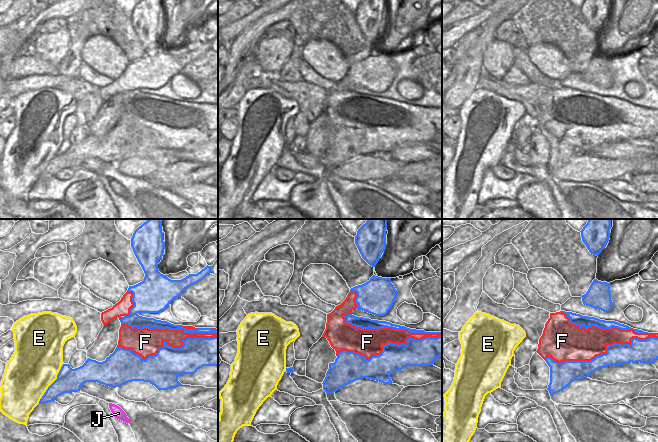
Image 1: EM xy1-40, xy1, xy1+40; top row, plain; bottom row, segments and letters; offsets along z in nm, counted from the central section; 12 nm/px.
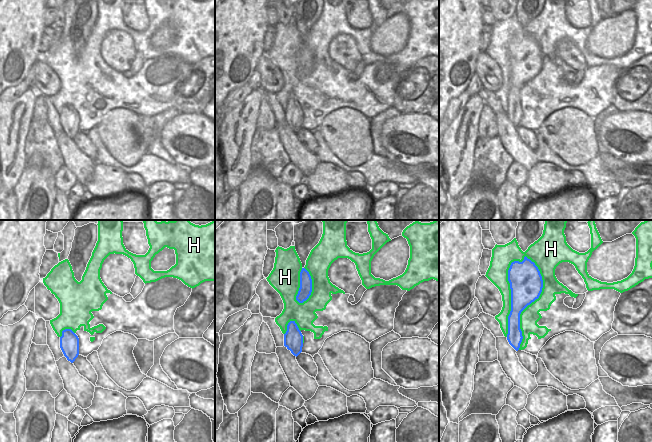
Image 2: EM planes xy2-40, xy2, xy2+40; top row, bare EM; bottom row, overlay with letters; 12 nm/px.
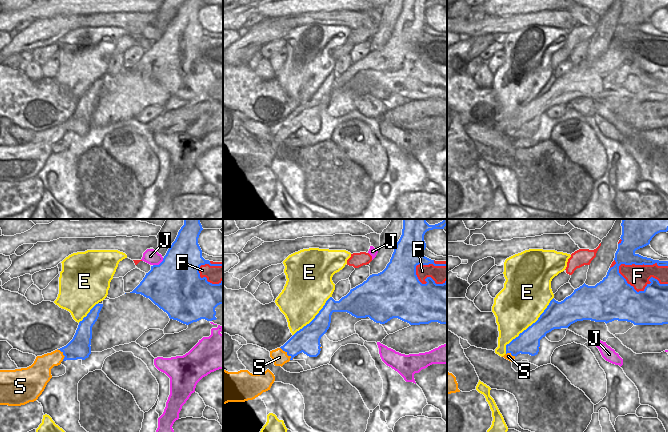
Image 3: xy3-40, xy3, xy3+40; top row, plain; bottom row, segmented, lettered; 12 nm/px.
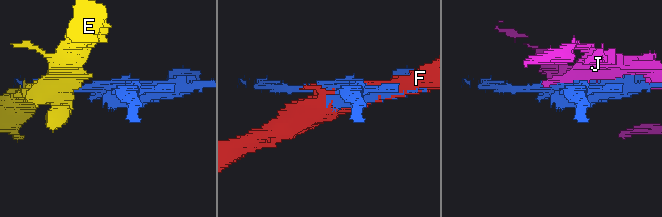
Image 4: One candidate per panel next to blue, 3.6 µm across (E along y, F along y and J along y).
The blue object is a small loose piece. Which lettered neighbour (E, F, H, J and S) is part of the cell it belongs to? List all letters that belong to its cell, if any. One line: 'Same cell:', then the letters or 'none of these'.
Same cell: S

